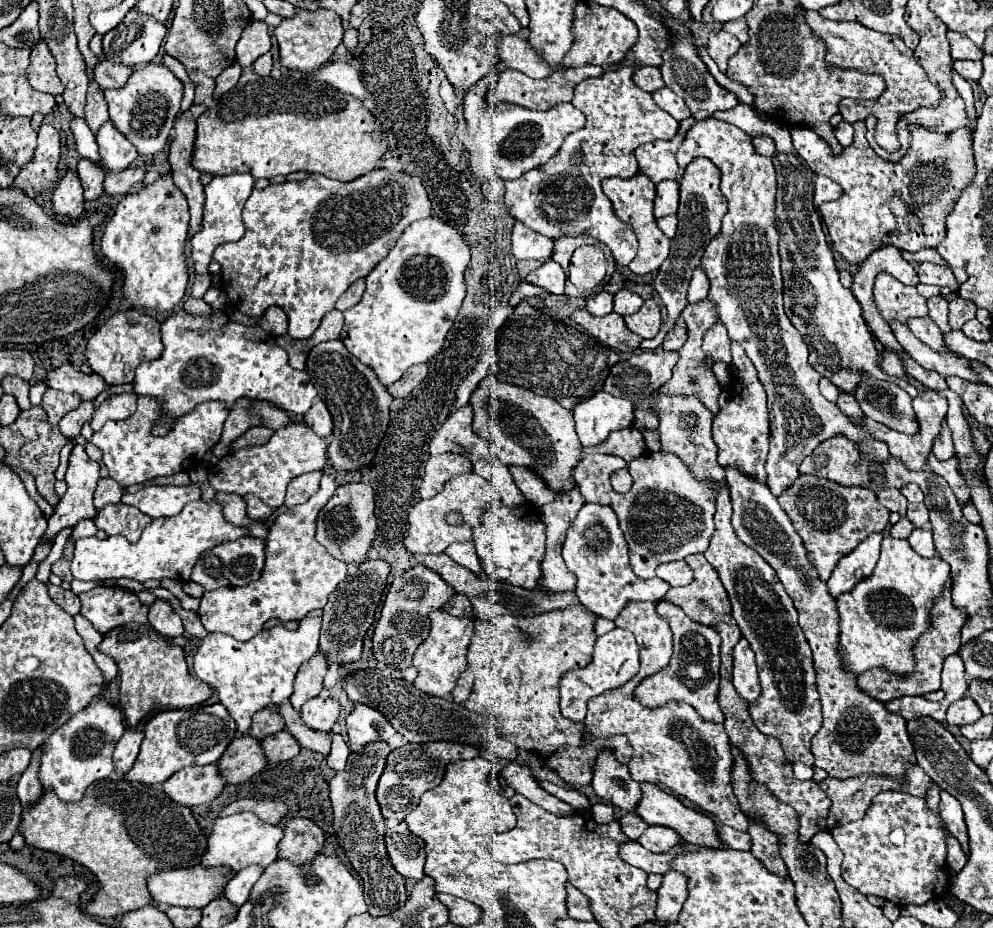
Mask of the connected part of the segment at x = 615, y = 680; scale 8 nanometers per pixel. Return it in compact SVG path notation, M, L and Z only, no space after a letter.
M615 627L607 635L597 639L597 651L593 651L591 663L581 671L569 671L561 679L561 713L573 721L585 719L585 707L591 697L597 697L609 689L615 689L627 683L639 671L639 647L633 633Z

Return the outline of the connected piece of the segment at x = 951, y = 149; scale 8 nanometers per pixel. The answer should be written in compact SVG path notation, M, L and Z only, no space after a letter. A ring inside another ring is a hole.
M863 121L853 123L853 127L855 127L855 139L849 147L843 149L843 155L839 155L839 157L833 157L831 151L829 151L829 145L823 139L819 139L819 135L815 135L811 129L801 127L801 125L791 129L793 145L795 145L797 153L807 161L811 171L817 173L817 175L825 175L825 177L833 179L835 183L839 183L843 187L843 195L837 201L821 203L818 207L821 217L827 225L827 233L831 235L833 251L841 253L849 263L857 265L871 251L879 249L881 243L891 243L897 249L905 249L905 251L936 248L945 239L945 219L947 219L947 215L953 211L957 199L969 187L969 183L973 183L973 175L977 173L975 159L973 159L973 129L975 127L965 125L965 127L959 127L957 131L951 131L949 135L941 135L941 133L929 131L927 127L921 127L921 125L909 125L911 145L909 145L907 155L903 155L903 159L897 161L897 163L889 163L889 161L881 159L875 151L871 151L871 147L865 139L865 123ZM893 193L897 193L907 203L909 211L913 211L917 215L919 227L915 231L901 233L897 229L897 219L889 211L889 197Z

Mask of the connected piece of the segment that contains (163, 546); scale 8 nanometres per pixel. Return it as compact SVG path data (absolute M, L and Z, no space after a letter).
M213 499L211 503L205 501L193 501L183 507L179 515L165 517L165 519L153 519L145 529L137 543L129 543L125 537L115 535L107 539L97 537L83 537L75 539L73 549L73 561L71 561L71 573L79 581L105 581L105 579L135 579L145 583L147 579L175 579L175 581L187 581L191 575L191 569L197 561L197 557L219 543L233 541L247 535L245 529L231 525L223 519L221 505Z

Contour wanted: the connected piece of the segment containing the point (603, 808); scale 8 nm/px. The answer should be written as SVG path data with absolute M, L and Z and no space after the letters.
M597 803L591 807L591 815L597 823L611 823L613 821L613 807L605 803Z

